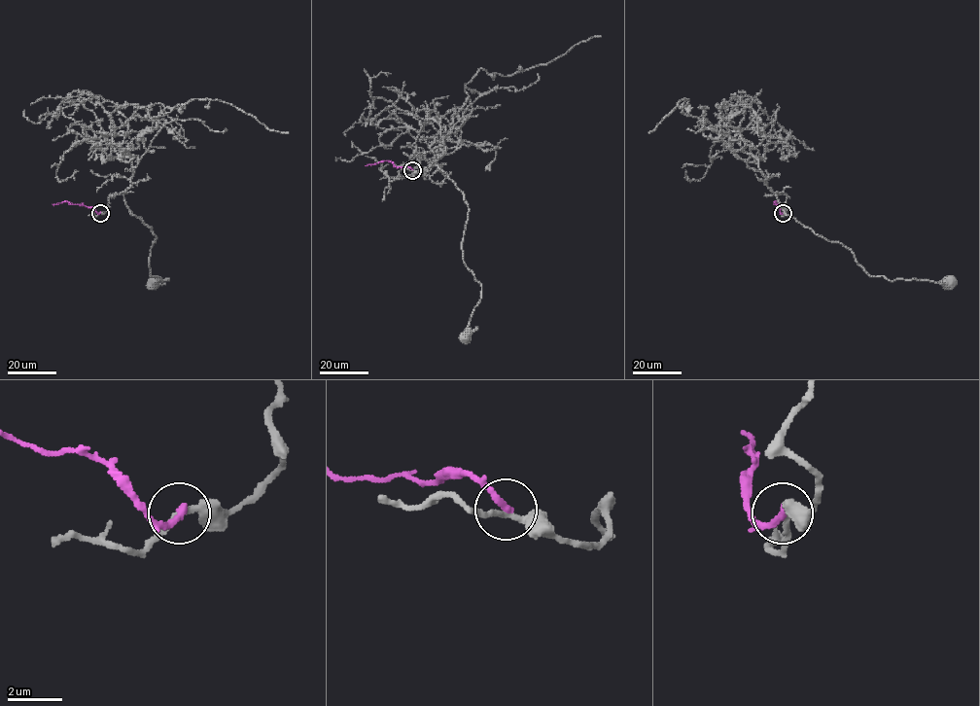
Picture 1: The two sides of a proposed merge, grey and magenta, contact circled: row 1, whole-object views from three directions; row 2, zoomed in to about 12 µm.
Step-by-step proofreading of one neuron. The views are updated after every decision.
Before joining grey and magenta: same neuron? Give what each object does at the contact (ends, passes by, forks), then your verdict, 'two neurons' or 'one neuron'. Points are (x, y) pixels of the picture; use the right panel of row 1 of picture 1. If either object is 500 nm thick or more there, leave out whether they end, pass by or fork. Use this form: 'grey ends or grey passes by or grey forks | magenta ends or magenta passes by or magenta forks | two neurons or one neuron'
grey passes by | magenta ends | two neurons

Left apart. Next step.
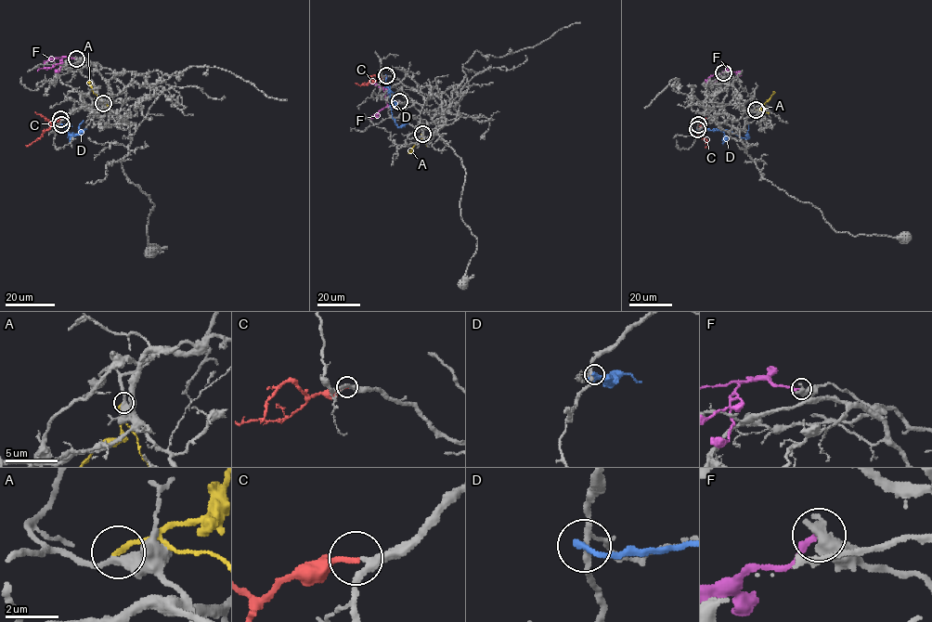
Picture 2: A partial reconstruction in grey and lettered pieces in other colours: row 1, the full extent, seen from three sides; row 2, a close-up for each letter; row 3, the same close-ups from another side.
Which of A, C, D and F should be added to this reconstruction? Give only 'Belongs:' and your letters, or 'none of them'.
Belongs: C

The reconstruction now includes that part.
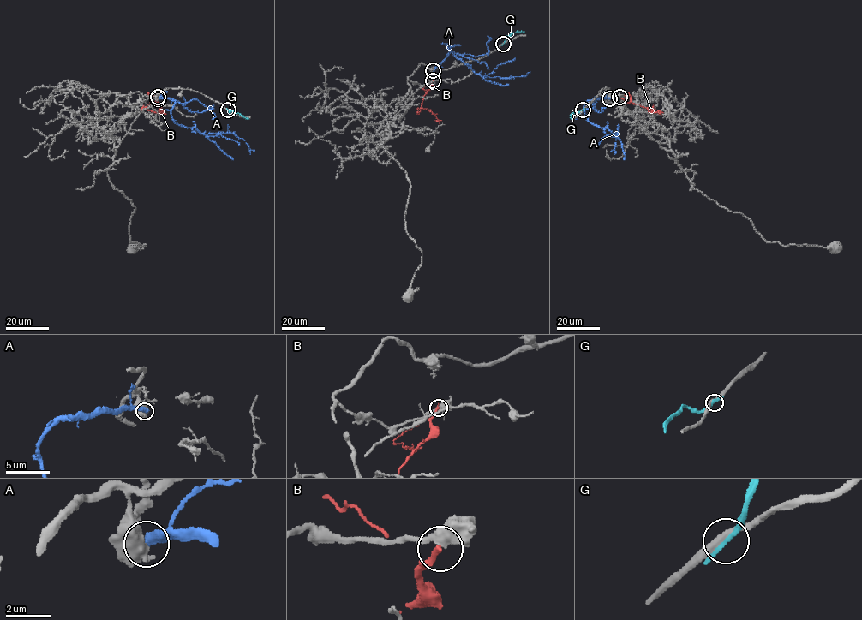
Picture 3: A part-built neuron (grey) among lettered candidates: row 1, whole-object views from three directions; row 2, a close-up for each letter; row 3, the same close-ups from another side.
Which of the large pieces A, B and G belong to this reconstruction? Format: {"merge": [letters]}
{"merge": []}

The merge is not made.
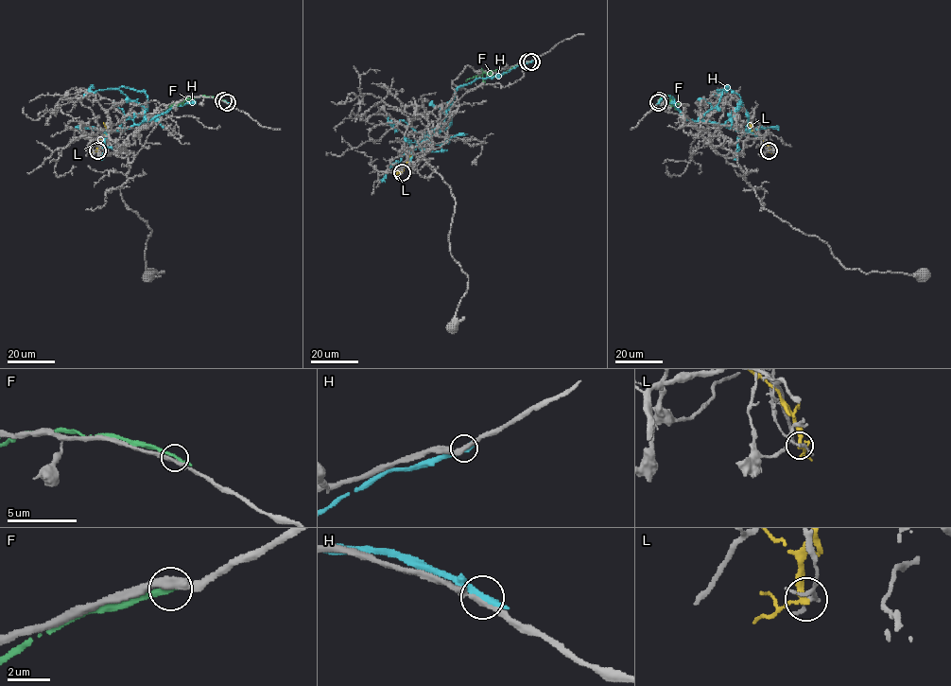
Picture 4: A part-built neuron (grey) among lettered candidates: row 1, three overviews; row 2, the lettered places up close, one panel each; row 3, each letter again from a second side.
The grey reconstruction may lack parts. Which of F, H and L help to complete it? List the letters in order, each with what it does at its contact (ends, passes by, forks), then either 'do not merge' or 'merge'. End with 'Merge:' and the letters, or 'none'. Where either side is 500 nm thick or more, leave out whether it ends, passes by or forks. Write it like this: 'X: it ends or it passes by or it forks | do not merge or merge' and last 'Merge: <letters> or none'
F: it passes by | do not merge
H: it passes by | do not merge
L: it passes by | do not merge
Merge: none

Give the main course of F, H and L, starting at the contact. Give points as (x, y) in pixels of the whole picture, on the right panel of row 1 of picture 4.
F: (659, 100), (670, 96), (674, 98), (669, 103), (678, 109)
H: (658, 102), (662, 97), (671, 96), (682, 115), (696, 120), (716, 105), (728, 86), (741, 100), (731, 127)
L: (769, 150), (768, 144), (749, 123)

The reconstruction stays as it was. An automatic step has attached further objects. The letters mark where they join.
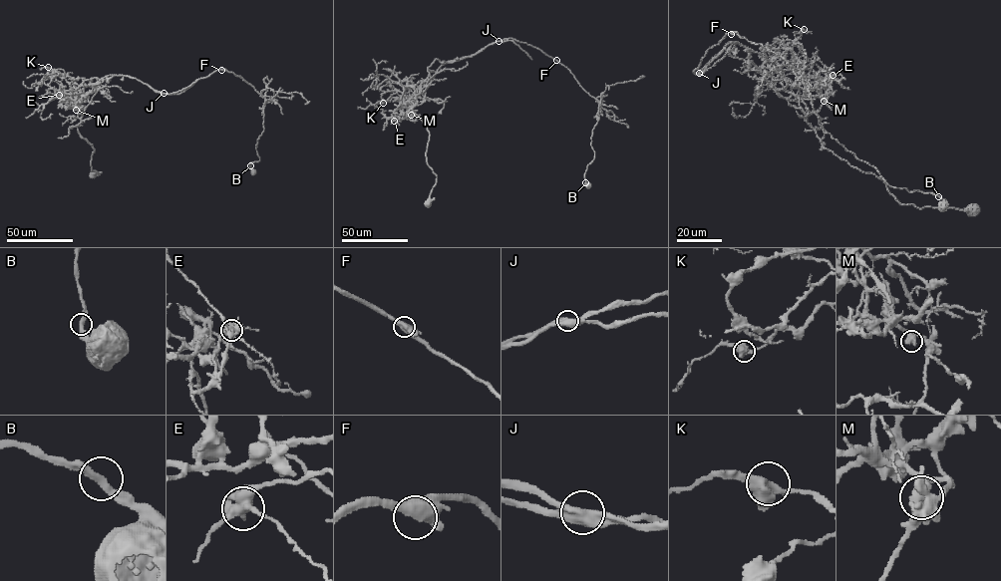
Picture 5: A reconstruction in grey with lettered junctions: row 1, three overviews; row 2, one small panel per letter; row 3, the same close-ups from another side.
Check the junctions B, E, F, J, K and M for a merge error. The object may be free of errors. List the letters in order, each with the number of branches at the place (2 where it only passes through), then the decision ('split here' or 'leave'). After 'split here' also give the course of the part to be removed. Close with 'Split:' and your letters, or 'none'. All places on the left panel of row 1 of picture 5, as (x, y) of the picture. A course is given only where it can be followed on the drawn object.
B: 2 | leave
E: 3 | leave
F: 2 | leave
J: 2 | split here | (164, 93), (223, 69), (254, 88), (265, 102), (259, 160), (249, 163), (254, 172)
K: 2 | leave
M: 2 | leave
Split: J

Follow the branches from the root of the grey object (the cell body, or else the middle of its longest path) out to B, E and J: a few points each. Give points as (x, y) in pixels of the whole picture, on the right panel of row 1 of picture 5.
B: (973, 210), (900, 204), (737, 42), (693, 72), (728, 33), (763, 45), (825, 133), (938, 196)
E: (973, 210), (900, 204), (882, 179), (826, 148), (799, 97), (808, 83), (820, 81), (827, 88), (833, 75)
J: (973, 210), (900, 204), (826, 148), (785, 89), (794, 85), (752, 70), (737, 42), (699, 73)

